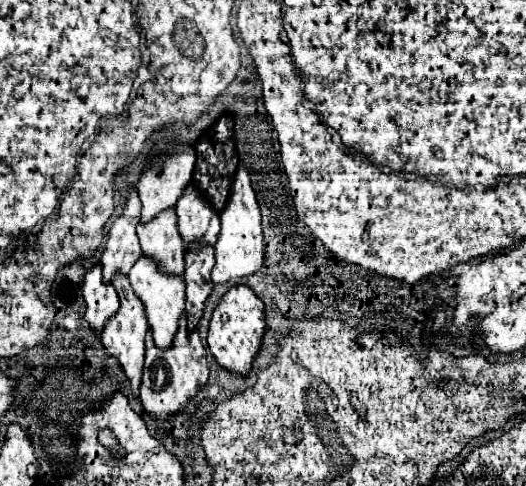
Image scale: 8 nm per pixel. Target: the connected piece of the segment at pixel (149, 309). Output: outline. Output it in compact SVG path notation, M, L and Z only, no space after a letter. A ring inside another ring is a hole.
M138 257L138 261L128 273L128 279L132 283L134 293L142 299L146 307L146 317L154 335L154 343L162 349L170 347L178 329L178 317L182 315L186 301L184 277L166 277L166 273L158 273L158 269L154 269L154 261L148 261L148 257Z

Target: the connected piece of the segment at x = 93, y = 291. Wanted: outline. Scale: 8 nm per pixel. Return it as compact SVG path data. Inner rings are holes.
M92 265L86 269L82 295L86 301L86 321L92 329L96 329L96 333L102 333L108 317L112 317L120 307L114 285L106 283L102 277L102 265Z

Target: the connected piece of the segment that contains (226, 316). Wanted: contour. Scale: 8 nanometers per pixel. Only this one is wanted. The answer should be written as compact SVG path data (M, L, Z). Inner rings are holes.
M232 285L220 299L218 307L212 313L210 329L208 329L208 347L224 369L236 371L240 375L248 375L252 367L252 359L258 353L260 337L264 333L264 303L256 297L256 293L248 285Z

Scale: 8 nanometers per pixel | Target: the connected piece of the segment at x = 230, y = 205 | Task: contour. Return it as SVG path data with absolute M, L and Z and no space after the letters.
M242 163L236 169L228 201L226 201L224 209L220 211L220 221L222 221L222 227L220 227L220 235L218 235L218 245L214 245L216 265L212 269L212 281L214 283L240 281L242 277L258 271L262 267L262 257L264 257L260 207L256 201L256 193L250 185L250 175Z

